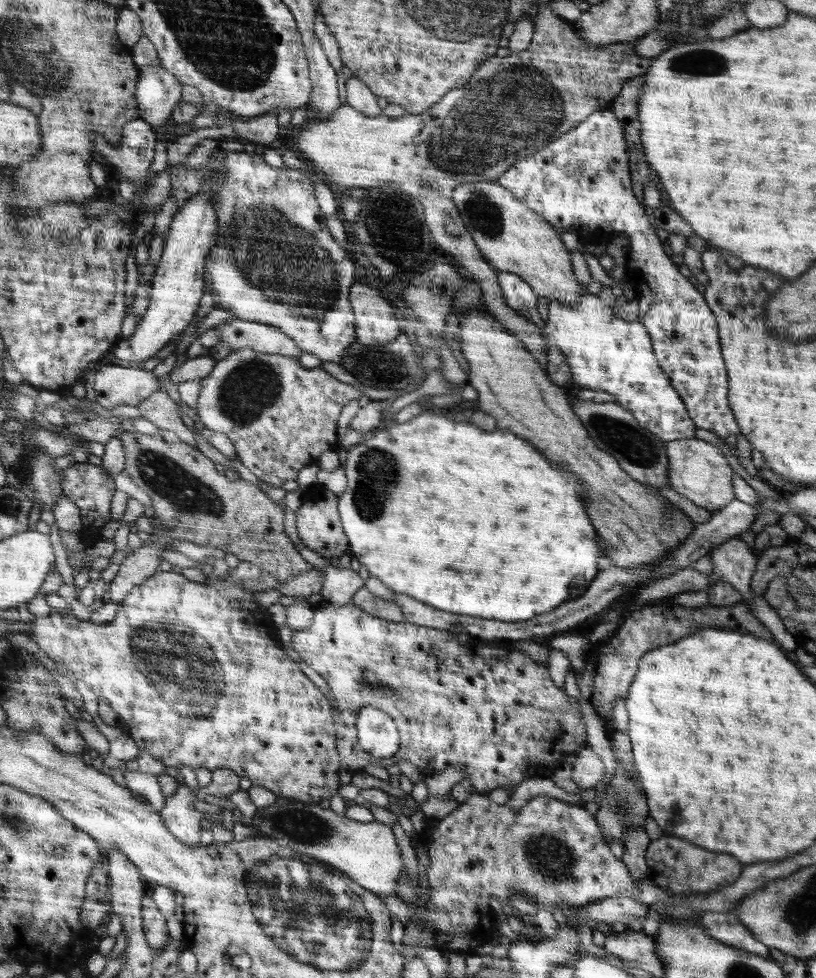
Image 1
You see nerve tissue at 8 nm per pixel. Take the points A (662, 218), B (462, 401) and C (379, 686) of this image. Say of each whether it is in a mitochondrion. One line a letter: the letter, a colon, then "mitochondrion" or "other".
A: other
B: other
C: mitochondrion

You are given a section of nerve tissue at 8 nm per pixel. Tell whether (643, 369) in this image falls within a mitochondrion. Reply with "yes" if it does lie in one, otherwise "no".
no

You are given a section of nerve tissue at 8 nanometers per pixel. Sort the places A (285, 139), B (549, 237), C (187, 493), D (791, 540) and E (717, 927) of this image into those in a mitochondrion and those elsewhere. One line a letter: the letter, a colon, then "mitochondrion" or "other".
A: other
B: other
C: mitochondrion
D: other
E: other

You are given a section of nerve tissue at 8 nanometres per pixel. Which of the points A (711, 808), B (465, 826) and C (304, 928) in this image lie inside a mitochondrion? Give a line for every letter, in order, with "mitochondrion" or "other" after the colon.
A: other
B: other
C: mitochondrion

